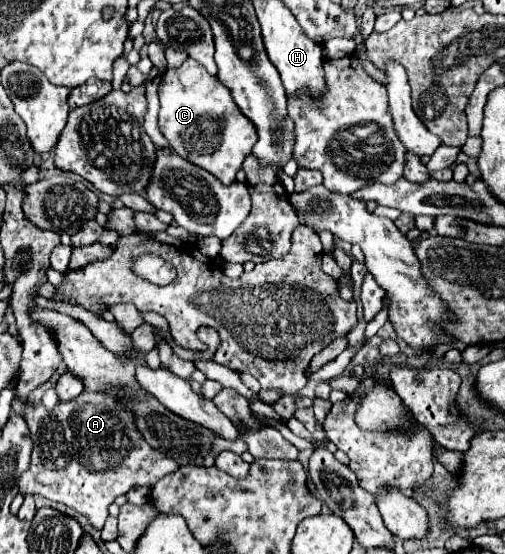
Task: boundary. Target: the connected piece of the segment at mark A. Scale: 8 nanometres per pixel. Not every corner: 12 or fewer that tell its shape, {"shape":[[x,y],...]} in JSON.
{"shape":[[104,394],[26,410],[22,494],[102,528],[178,468]]}

